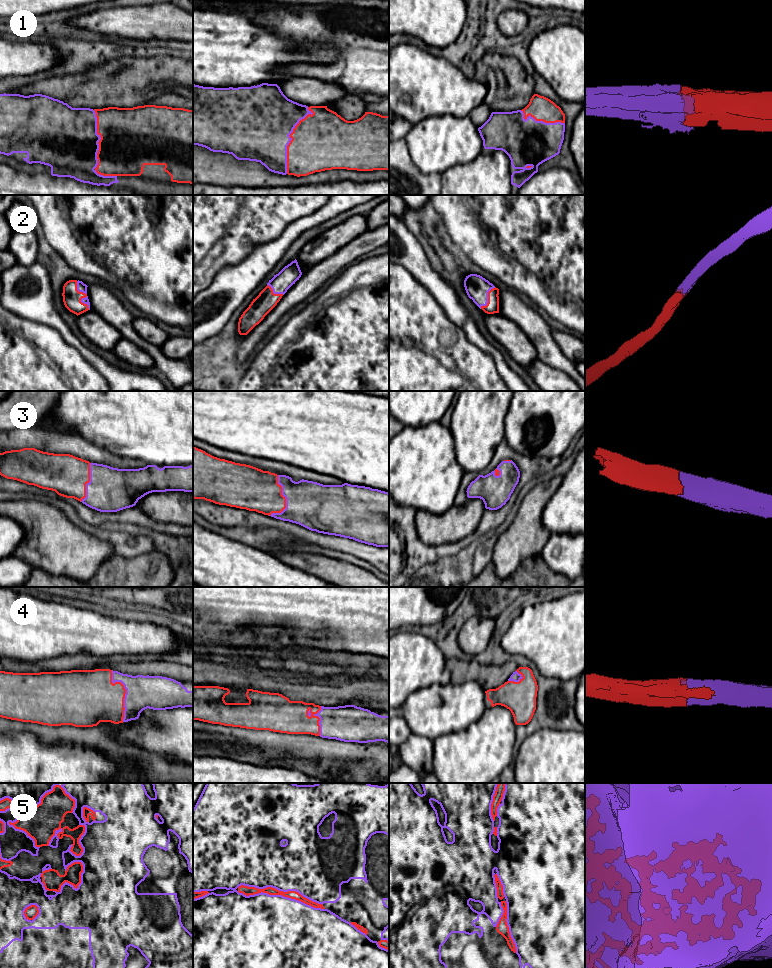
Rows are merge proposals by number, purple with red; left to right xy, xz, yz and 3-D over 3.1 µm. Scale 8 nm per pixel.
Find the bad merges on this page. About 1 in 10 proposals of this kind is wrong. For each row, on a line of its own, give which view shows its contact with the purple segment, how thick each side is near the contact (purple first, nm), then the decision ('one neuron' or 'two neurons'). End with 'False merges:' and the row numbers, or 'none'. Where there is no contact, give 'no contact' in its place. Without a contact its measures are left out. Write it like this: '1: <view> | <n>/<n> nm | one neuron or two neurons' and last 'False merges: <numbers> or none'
1: xy | 480/440 nm | one neuron
2: yz | 190/100 nm | one neuron
3: xz | 380/340 nm | one neuron
4: xy | 280/380 nm | one neuron
5: xy | 360/260 nm | one neuron
False merges: none

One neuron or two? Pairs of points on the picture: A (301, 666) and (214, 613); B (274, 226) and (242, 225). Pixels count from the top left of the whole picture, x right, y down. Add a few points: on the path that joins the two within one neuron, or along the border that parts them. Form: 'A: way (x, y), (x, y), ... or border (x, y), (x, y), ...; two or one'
A: border (275, 644), (299, 645); two
B: way (266, 227), (250, 227); one

